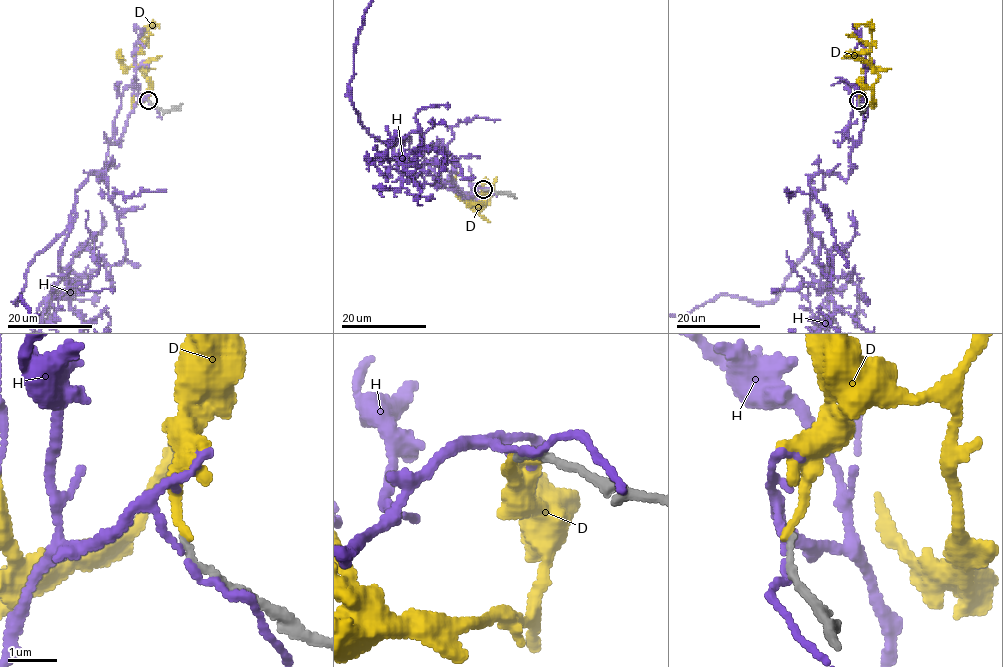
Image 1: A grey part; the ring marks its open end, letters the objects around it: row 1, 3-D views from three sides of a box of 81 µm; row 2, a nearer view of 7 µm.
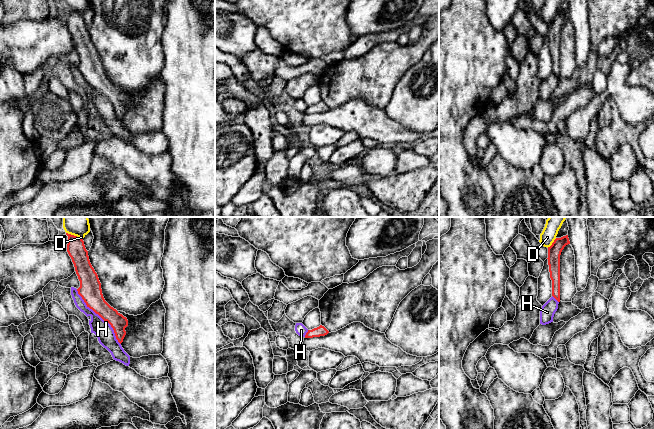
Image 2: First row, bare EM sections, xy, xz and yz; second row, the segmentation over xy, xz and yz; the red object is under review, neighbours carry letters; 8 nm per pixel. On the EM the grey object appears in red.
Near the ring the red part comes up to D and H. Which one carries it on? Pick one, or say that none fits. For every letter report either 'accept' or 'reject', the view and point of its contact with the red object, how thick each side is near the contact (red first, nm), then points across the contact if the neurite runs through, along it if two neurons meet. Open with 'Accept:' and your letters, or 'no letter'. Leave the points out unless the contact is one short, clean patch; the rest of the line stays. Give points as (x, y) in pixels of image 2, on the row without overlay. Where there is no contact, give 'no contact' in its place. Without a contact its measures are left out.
Accept: no letter
D: reject; contact xy (73, 11); calibres 150 and 110 nm; border xy (66, 8), (82, 15)
H: reject; contact xy (100, 92); calibres 180 and 150 nm; border xy (76, 65), (83, 77), (110, 101), (115, 114), (120, 120)

